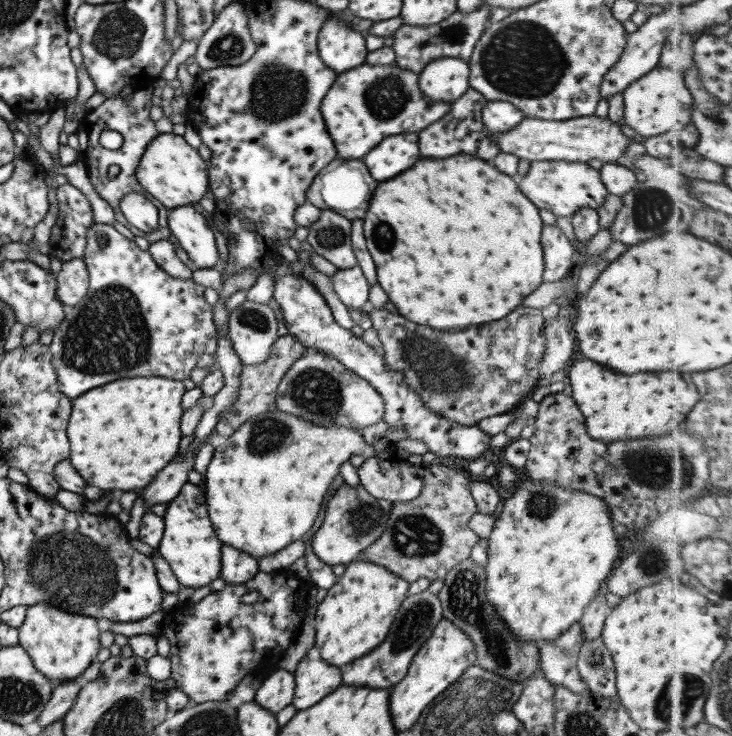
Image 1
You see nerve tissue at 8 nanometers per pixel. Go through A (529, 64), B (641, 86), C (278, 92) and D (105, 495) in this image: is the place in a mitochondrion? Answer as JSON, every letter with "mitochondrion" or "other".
{"A":"mitochondrion","B":"other","C":"mitochondrion","D":"other"}

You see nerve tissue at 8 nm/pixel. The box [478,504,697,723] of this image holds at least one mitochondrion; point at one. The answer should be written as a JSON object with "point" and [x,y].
{"point":[653,563]}

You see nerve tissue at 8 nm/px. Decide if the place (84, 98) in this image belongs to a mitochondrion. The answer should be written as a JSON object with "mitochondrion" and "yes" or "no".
{"mitochondrion":"no"}

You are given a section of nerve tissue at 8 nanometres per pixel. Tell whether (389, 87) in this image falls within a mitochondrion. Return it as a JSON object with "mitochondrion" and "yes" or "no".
{"mitochondrion":"yes"}

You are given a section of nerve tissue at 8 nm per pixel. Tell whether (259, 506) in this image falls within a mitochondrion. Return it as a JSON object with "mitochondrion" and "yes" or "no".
{"mitochondrion":"no"}

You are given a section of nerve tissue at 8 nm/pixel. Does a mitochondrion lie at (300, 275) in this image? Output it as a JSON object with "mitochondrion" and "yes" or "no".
{"mitochondrion":"no"}

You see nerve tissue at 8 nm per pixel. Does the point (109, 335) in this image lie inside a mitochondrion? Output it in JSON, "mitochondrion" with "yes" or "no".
{"mitochondrion":"yes"}

